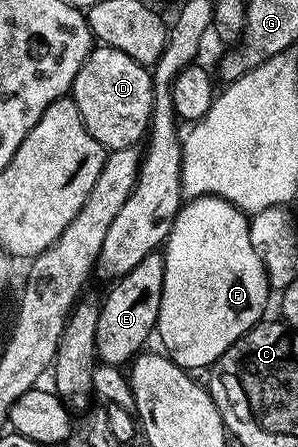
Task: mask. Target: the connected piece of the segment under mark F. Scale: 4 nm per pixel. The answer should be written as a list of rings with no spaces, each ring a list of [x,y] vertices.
[[[199,196],[197,200],[187,201],[174,218],[169,236],[162,245],[164,277],[162,278],[162,298],[161,306],[158,310],[158,318],[156,319],[155,335],[157,337],[160,336],[161,342],[164,343],[163,351],[171,356],[173,362],[180,368],[185,370],[196,370],[192,368],[207,370],[211,368],[214,361],[217,360],[219,356],[226,354],[226,350],[230,350],[230,346],[234,342],[238,342],[238,338],[242,338],[246,335],[253,326],[260,323],[262,317],[265,315],[264,307],[268,304],[270,287],[262,258],[258,256],[257,250],[254,250],[254,245],[251,241],[251,226],[249,221],[249,217],[243,212],[243,210],[241,210],[241,208],[236,208],[230,202],[226,202],[217,196]]]

